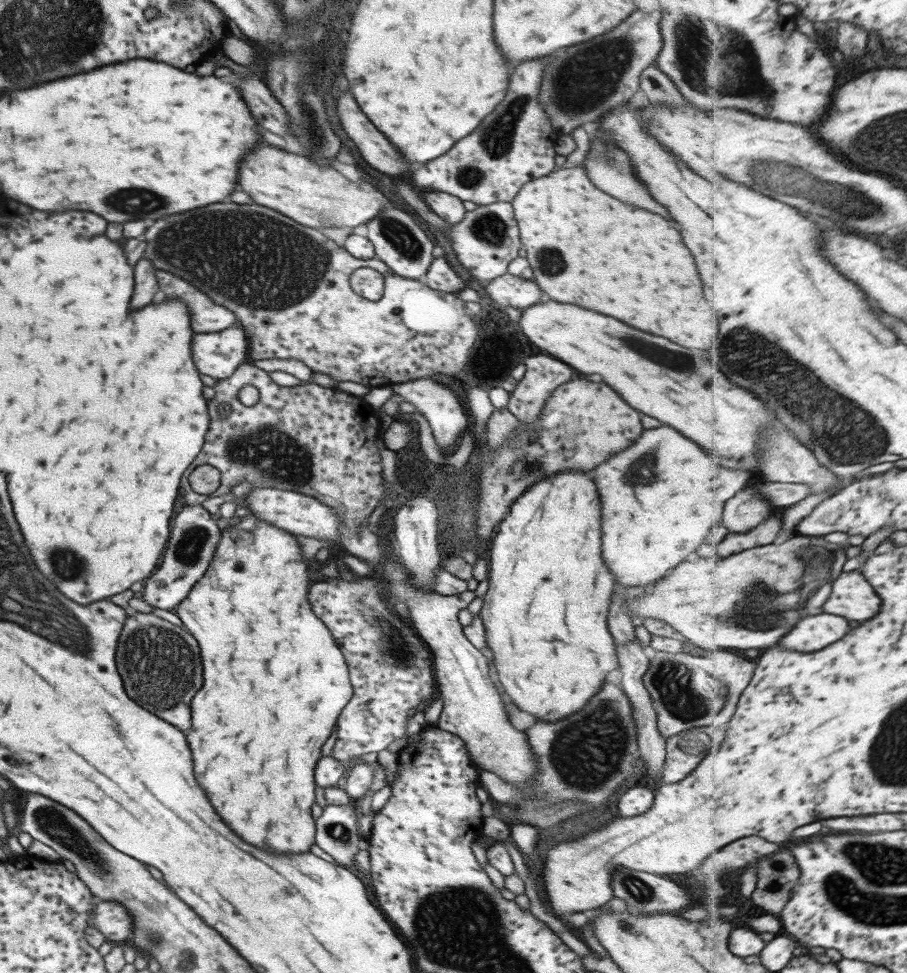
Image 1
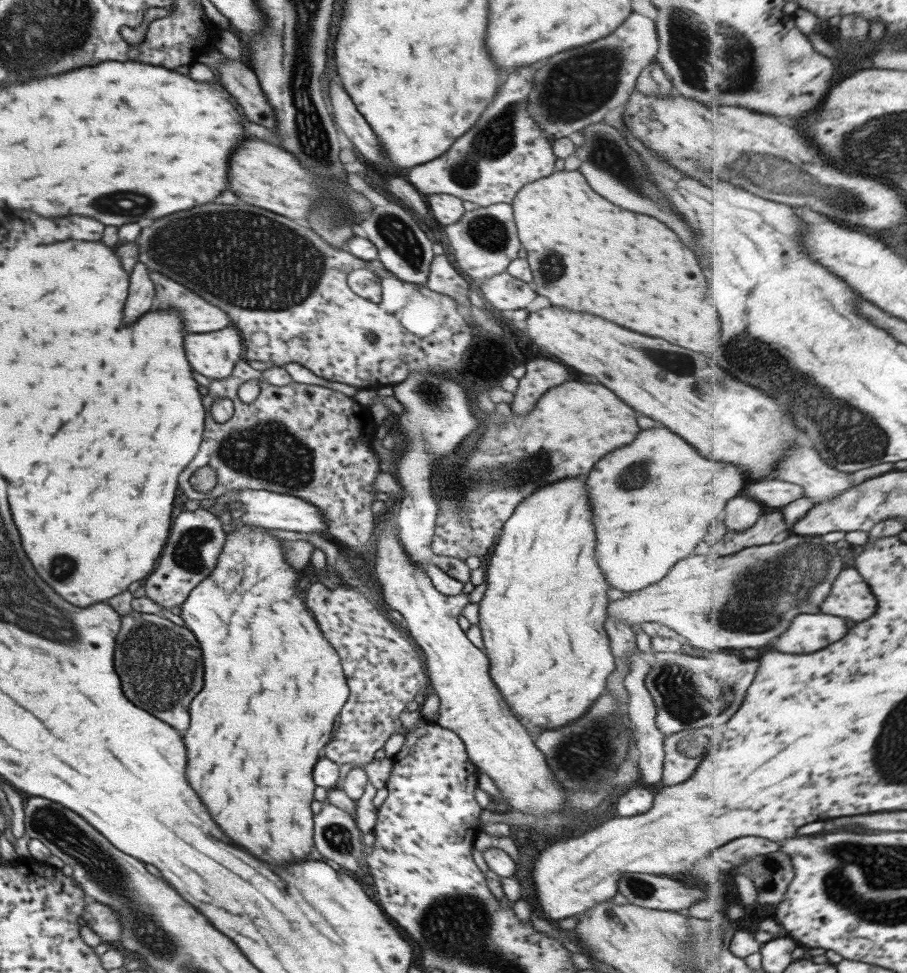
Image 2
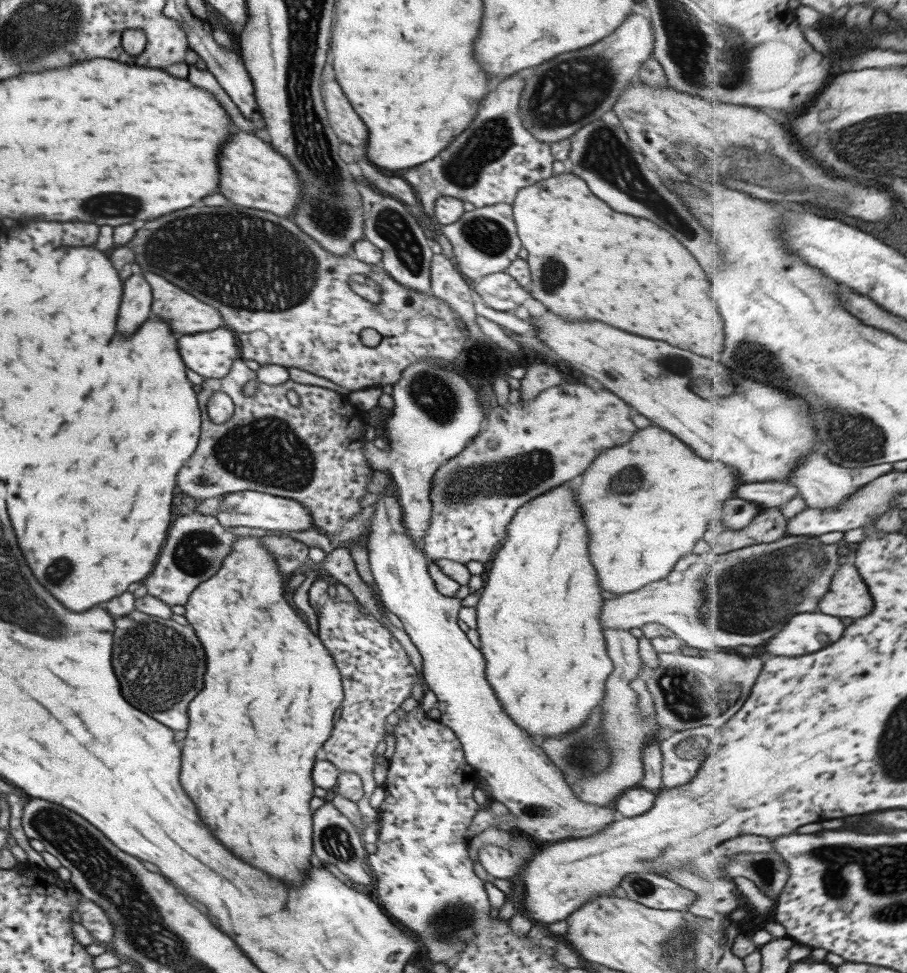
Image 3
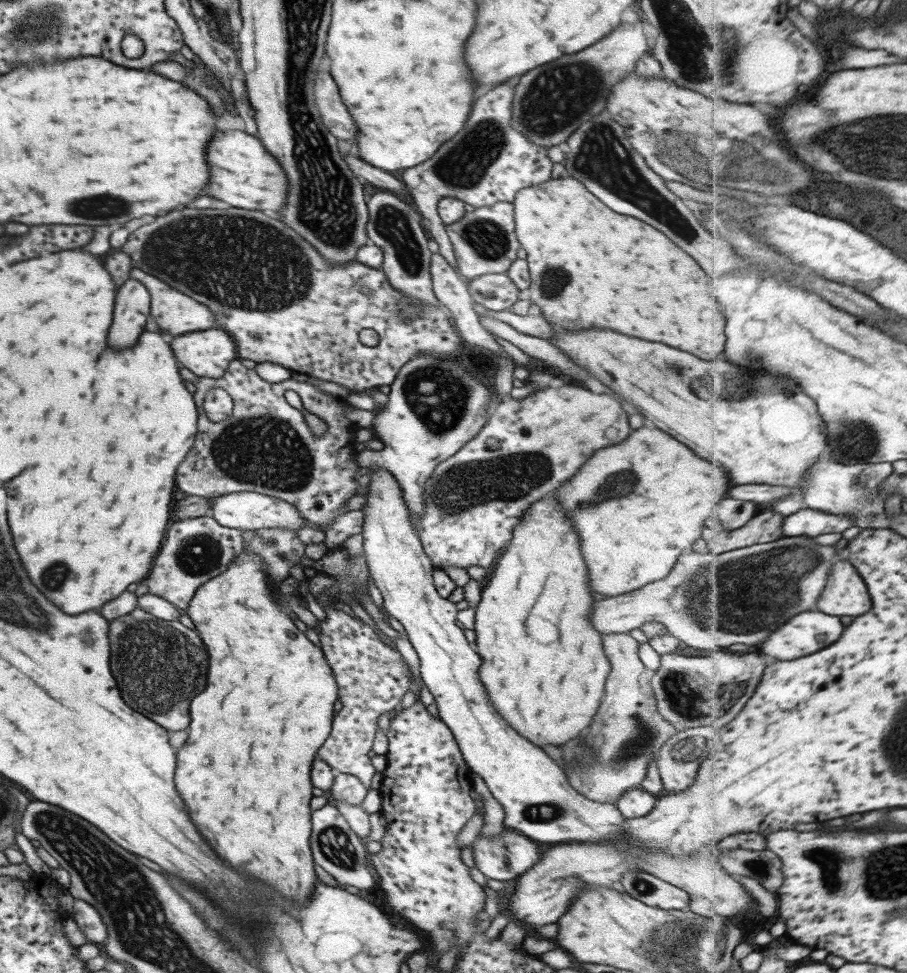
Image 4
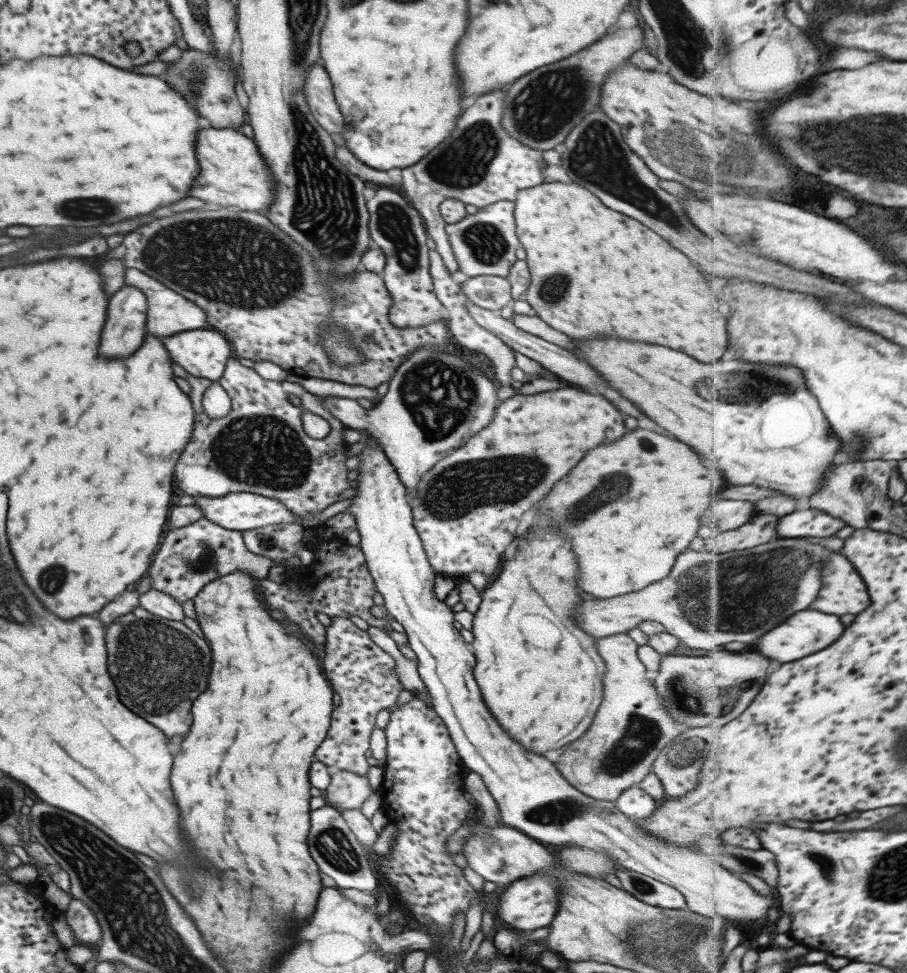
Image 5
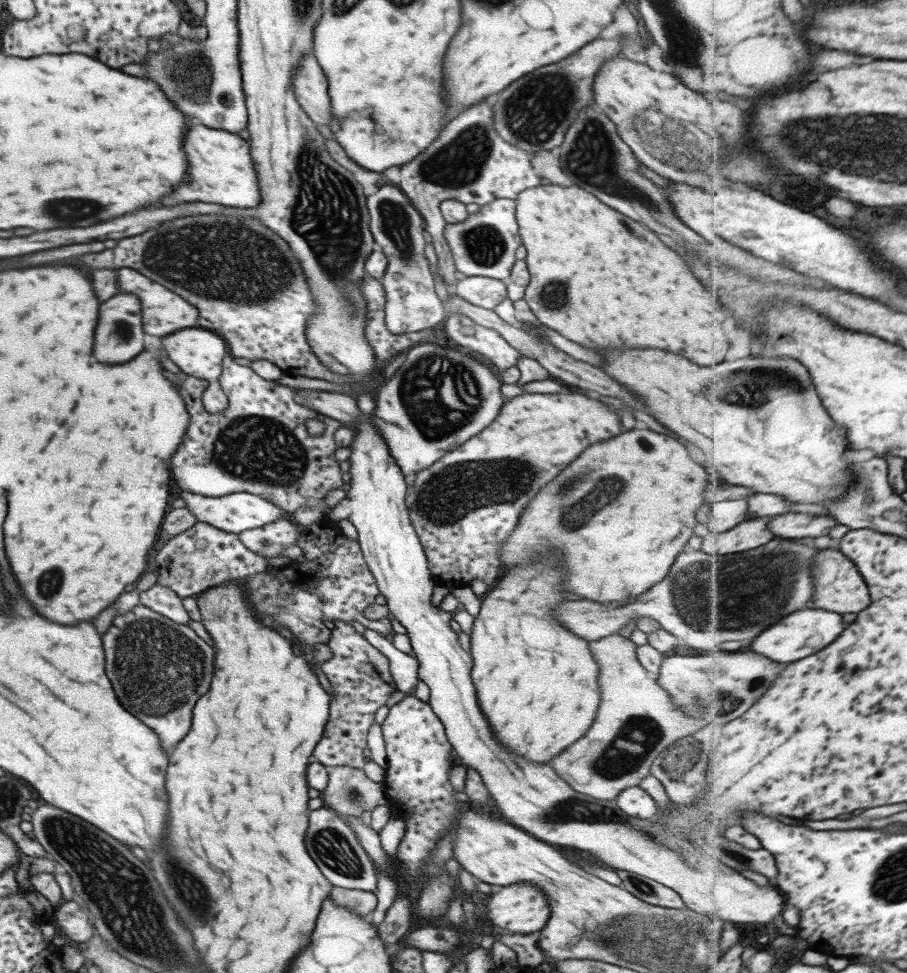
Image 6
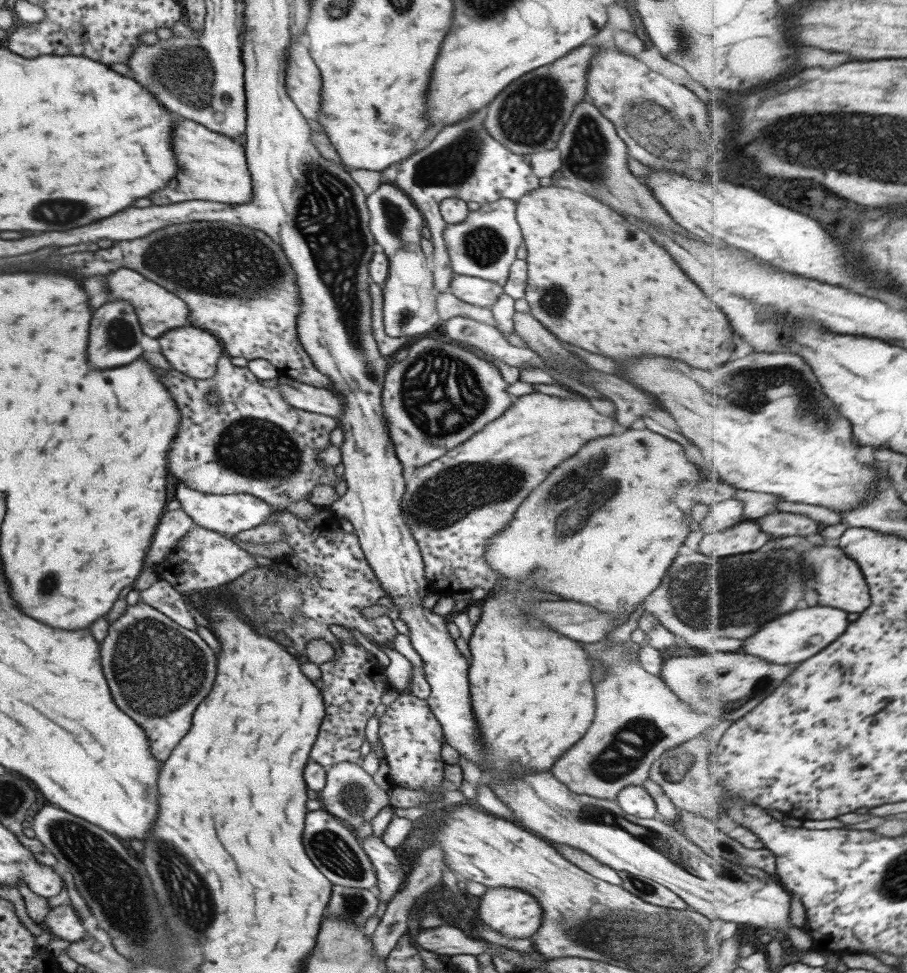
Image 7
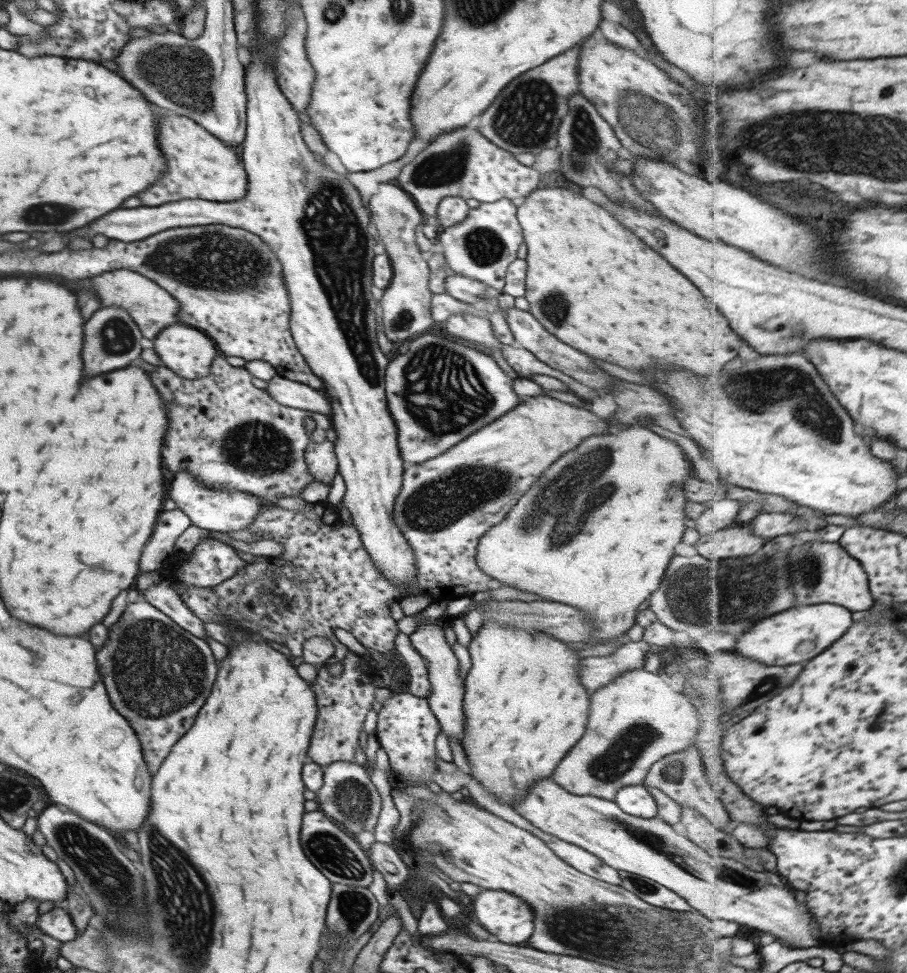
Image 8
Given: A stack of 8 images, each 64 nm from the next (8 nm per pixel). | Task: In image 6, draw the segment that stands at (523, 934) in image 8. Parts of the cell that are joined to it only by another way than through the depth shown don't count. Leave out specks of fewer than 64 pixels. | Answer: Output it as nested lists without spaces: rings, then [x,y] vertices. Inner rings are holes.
[[[515,883],[504,887],[497,887],[496,889],[493,888],[489,893],[489,897],[485,900],[485,908],[486,911],[484,912],[484,920],[487,920],[491,927],[497,926],[497,928],[509,933],[509,935],[522,935],[537,932],[537,930],[541,930],[541,928],[543,928],[545,921],[547,921],[547,917],[549,917],[547,898],[545,898],[545,894],[543,894],[537,886],[533,886],[533,884]]]

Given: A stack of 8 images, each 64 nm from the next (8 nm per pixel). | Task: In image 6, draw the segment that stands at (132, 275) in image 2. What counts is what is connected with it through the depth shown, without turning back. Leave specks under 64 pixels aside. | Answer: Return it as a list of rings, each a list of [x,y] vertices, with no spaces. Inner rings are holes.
[[[116,293],[115,296],[111,296],[107,302],[103,302],[99,306],[95,334],[93,334],[93,348],[97,348],[97,350],[93,350],[91,354],[97,362],[105,362],[105,364],[129,362],[133,356],[137,356],[141,350],[144,350],[143,333],[139,300],[133,294]],[[99,350],[103,350],[105,354],[99,354]]]

